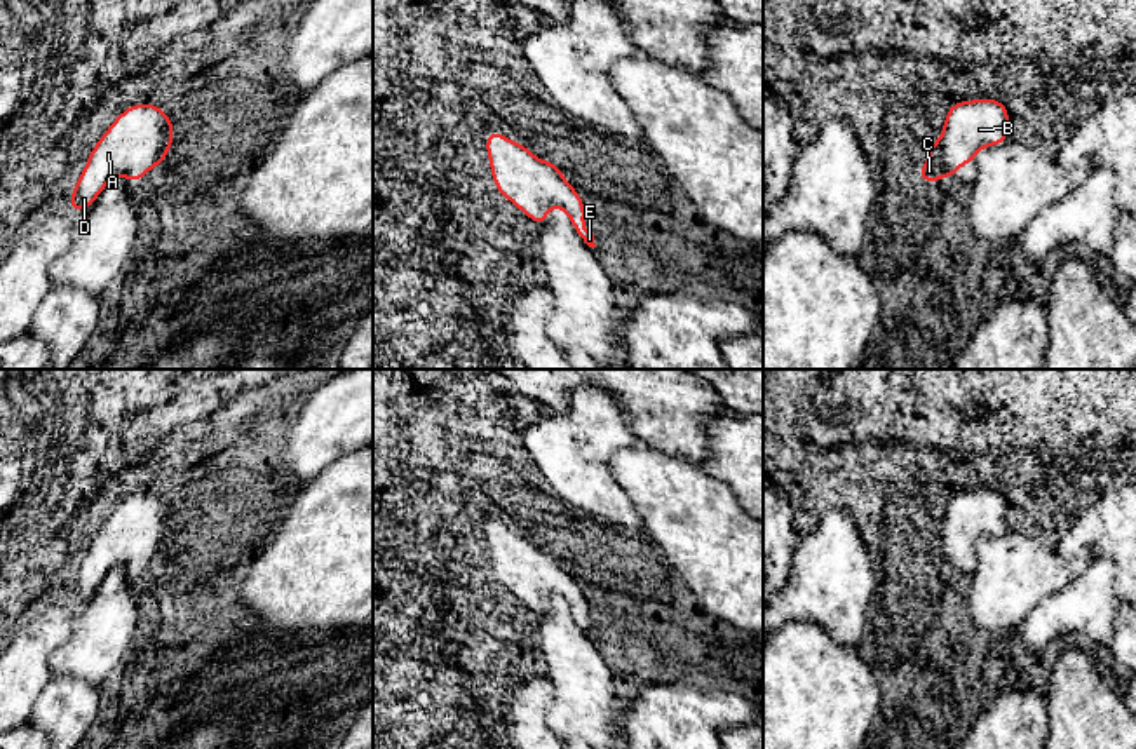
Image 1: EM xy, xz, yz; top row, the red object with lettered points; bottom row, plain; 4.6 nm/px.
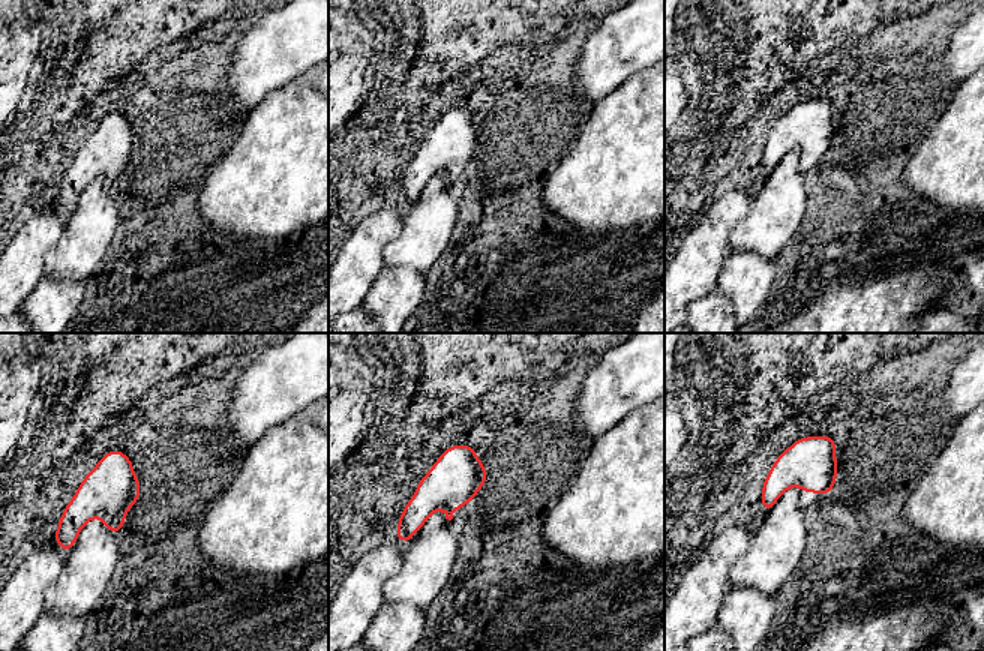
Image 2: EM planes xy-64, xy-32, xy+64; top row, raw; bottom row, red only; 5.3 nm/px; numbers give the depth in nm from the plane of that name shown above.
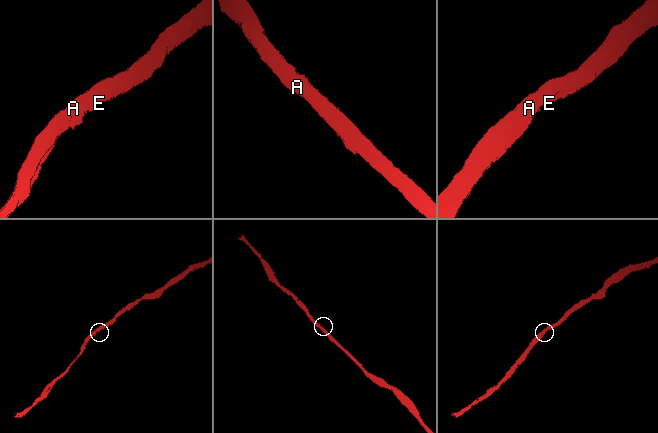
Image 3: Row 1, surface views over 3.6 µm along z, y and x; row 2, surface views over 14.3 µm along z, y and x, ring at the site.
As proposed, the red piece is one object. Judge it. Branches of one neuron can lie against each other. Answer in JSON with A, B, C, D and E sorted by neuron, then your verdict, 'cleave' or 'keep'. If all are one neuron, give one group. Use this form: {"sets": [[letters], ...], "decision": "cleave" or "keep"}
{"sets": [["A", "B", "C", "D", "E"]], "decision": "keep"}

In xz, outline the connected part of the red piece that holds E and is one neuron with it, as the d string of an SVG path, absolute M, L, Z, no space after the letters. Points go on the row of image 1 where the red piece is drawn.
M488 131L486 150L493 181L505 199L538 225L545 223L551 207L565 209L577 235L596 247L594 233L584 226L584 202L554 162L538 160L528 148L495 131Z

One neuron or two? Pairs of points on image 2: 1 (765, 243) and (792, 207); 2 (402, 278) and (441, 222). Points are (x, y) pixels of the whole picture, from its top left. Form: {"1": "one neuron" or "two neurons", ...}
{"1": "one neuron", "2": "two neurons"}

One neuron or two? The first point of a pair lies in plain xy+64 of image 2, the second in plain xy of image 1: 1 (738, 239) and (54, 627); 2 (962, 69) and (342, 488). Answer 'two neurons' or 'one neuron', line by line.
1: two neurons
2: two neurons

